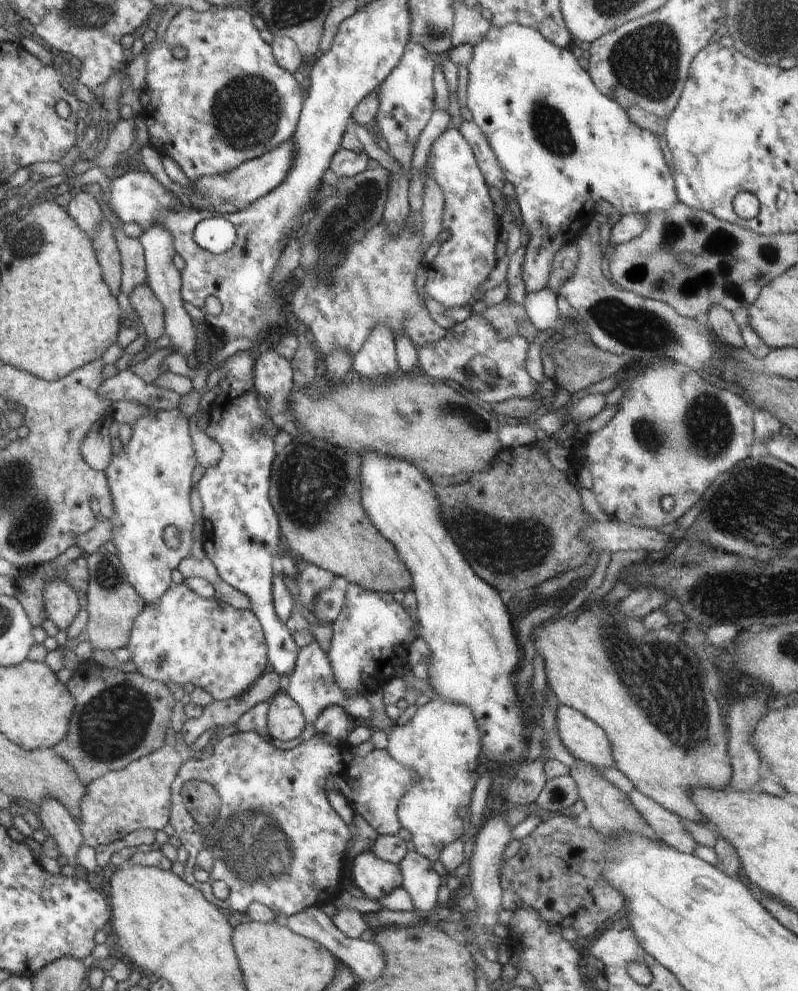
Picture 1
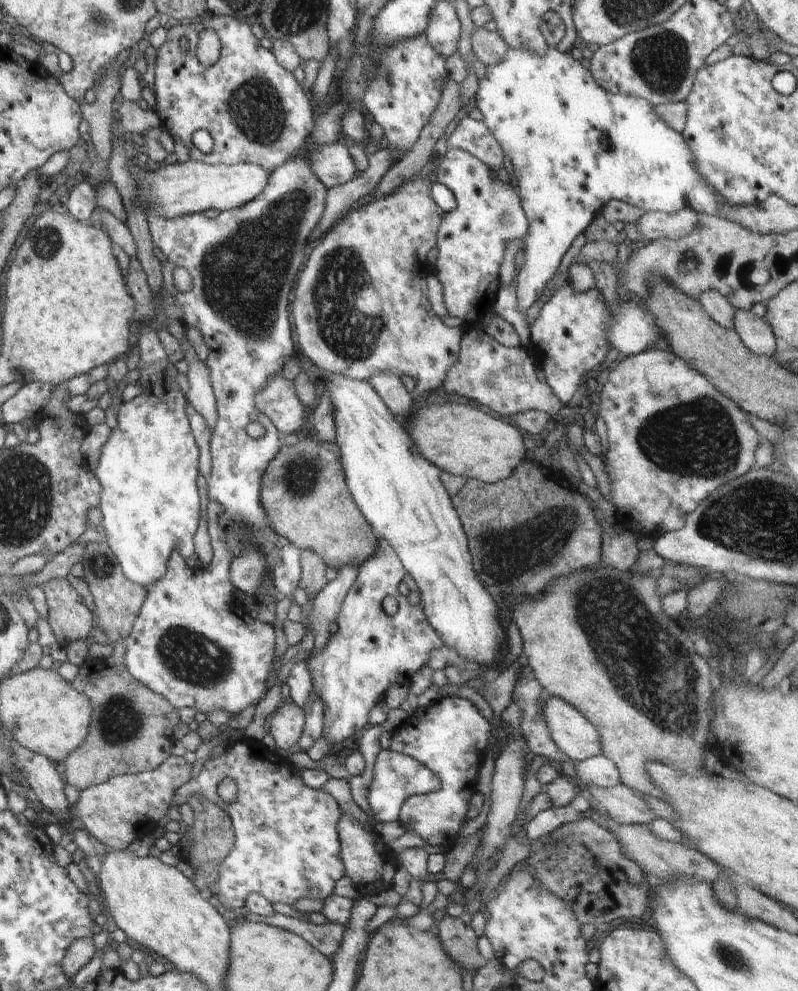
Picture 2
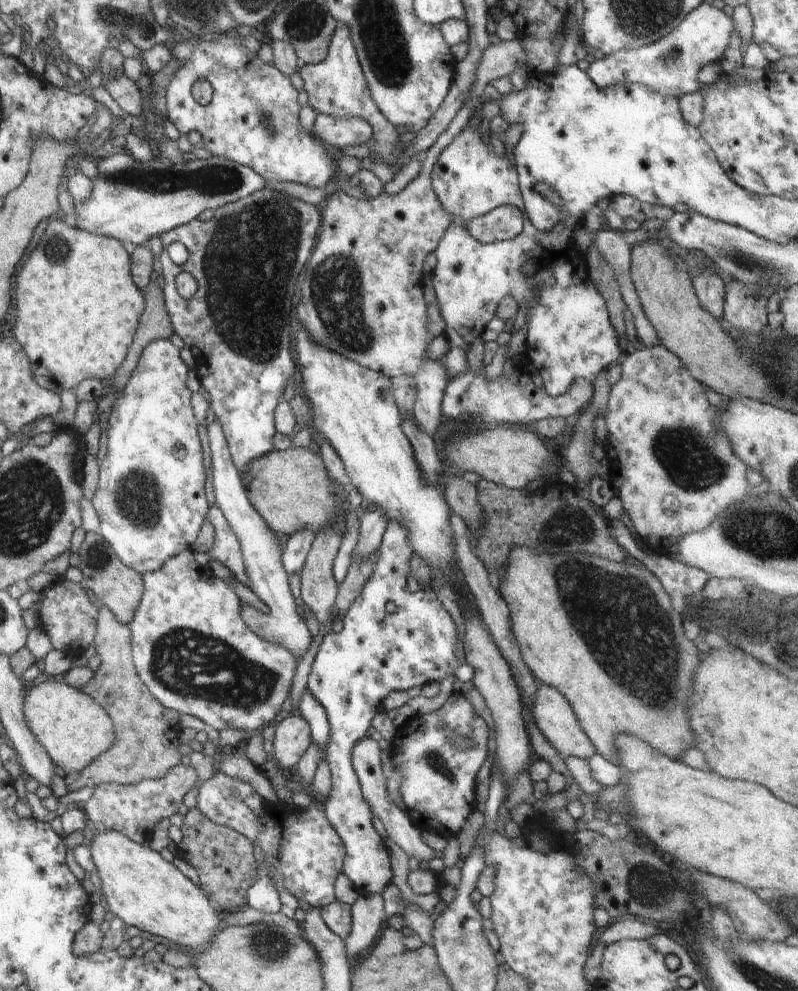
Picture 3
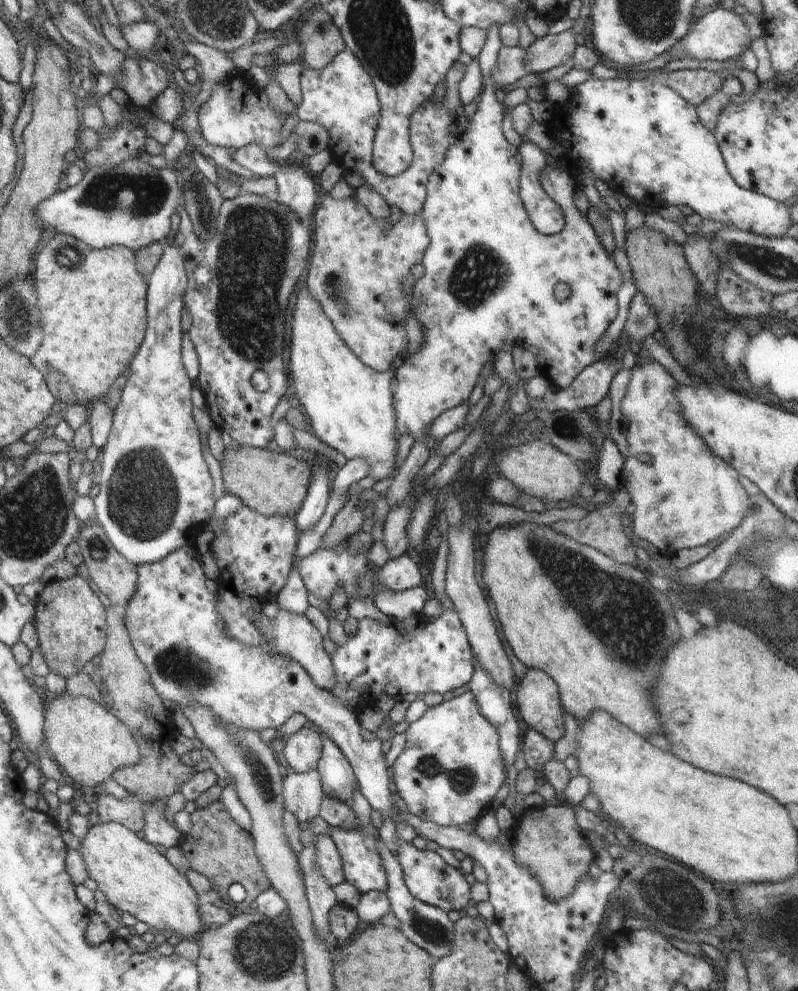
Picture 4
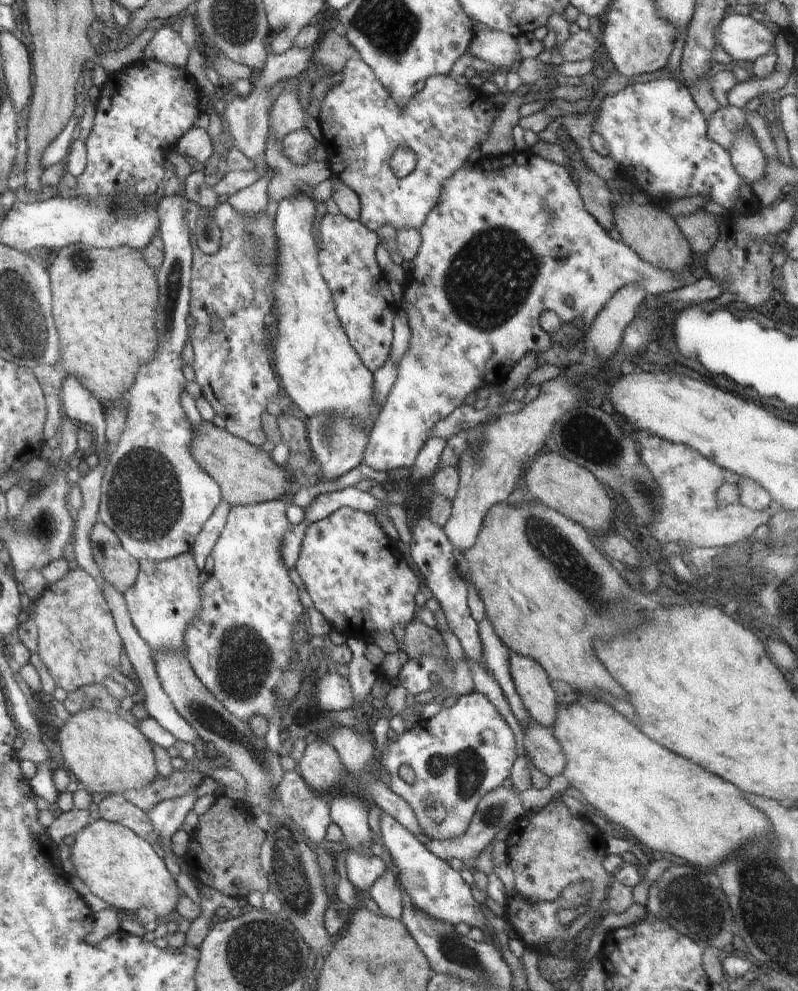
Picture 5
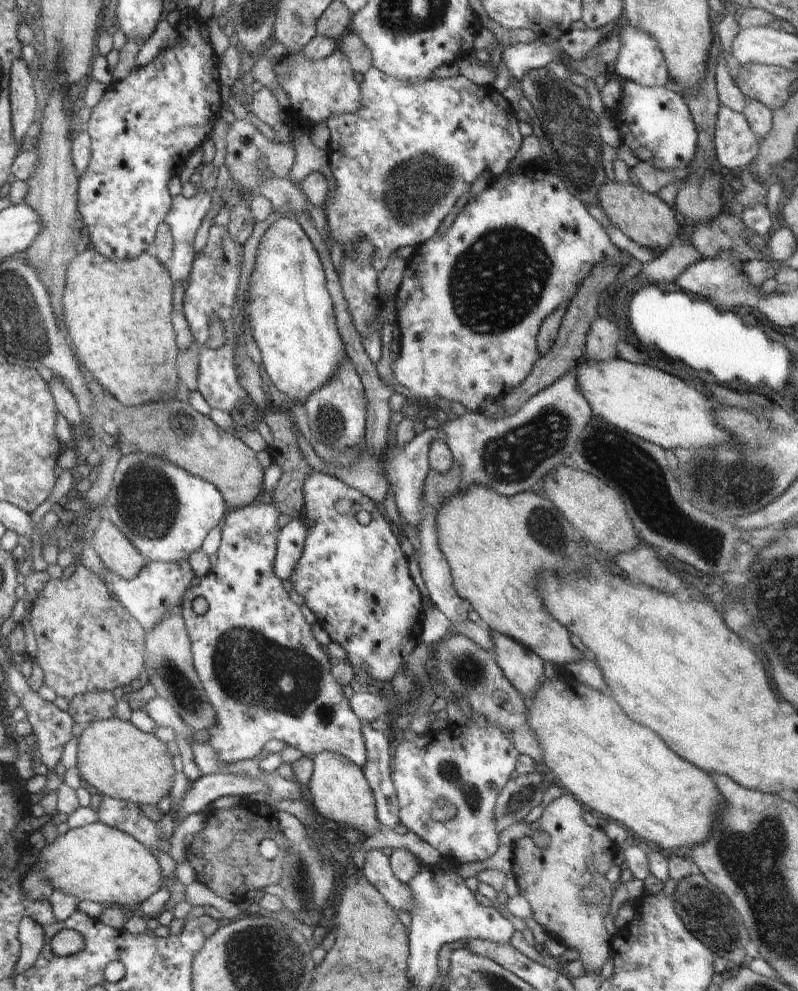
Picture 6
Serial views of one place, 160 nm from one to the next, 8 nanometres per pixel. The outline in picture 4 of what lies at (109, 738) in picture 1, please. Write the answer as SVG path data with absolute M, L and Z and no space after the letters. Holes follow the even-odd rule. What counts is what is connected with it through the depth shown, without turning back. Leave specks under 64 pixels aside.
M105 606L107 614L107 644L100 655L97 668L104 682L105 694L112 698L111 713L116 715L134 735L142 754L141 761L134 766L118 769L111 778L124 790L146 803L166 800L172 794L180 792L185 782L196 774L194 769L180 761L172 750L171 742L179 734L173 719L173 708L161 698L151 683L151 675L142 659L136 654L124 624L124 612L115 606Z

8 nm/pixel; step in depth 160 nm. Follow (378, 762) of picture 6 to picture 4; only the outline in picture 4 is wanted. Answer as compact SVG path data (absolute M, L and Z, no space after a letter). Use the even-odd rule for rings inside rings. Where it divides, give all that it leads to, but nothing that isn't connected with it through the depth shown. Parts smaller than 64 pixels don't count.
M398 834L397 836L395 855L403 868L403 881L406 883L412 896L447 913L450 910L458 910L460 912L464 906L468 905L471 898L471 886L464 879L463 873L455 867L448 865L436 851L431 851L427 848L419 850L411 842L402 839Z

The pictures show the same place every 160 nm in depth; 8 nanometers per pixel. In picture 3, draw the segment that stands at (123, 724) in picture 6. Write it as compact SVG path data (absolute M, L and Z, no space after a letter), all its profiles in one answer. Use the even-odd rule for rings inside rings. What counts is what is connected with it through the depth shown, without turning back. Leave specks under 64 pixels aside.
M53 677L27 690L23 708L28 726L50 758L66 774L80 774L115 745L115 725L104 707L76 687L56 682Z

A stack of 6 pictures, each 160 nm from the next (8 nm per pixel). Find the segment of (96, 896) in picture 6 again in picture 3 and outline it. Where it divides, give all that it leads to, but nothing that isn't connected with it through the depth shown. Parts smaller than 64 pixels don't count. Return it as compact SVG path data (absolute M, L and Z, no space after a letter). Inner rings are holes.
M105 830L93 836L92 860L101 878L102 890L110 910L124 924L136 926L181 944L191 952L210 946L218 934L219 916L206 900L206 896L192 886L192 881L159 852L146 844L134 842L122 831Z

